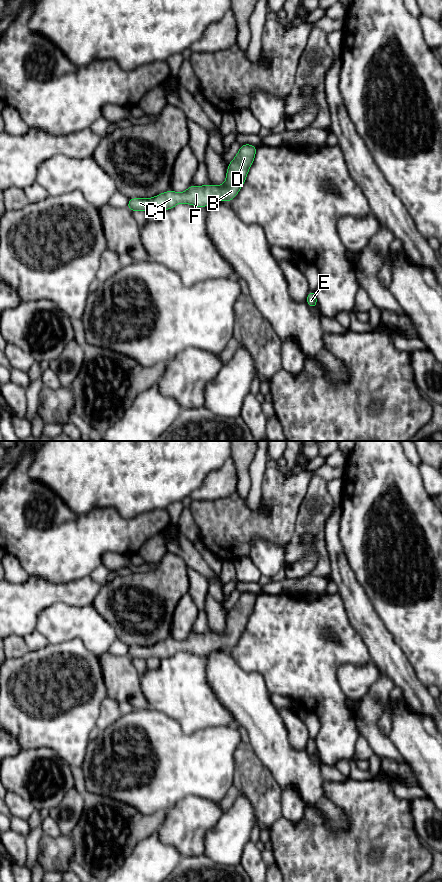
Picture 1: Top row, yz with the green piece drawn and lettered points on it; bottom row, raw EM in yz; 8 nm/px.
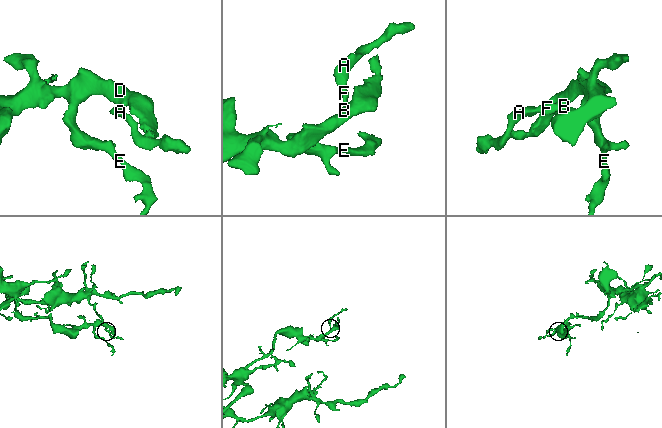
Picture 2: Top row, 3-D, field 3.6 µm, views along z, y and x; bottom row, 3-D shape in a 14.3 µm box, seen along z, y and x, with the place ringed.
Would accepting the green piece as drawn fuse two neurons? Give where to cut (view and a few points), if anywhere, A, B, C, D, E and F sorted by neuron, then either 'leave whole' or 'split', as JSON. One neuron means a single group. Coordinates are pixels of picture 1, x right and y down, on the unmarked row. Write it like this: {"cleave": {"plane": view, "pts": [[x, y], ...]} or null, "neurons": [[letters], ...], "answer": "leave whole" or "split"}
{"cleave": null, "neurons": [["A", "B", "C", "D", "E", "F"]], "answer": "leave whole"}

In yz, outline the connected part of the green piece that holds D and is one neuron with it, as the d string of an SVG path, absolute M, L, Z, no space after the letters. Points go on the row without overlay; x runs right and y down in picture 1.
M251 592L241 593L235 606L229 610L223 633L190 633L183 641L169 638L153 646L131 646L127 656L132 660L136 658L144 660L148 658L165 659L172 657L179 651L207 655L214 649L230 650L244 632L248 619L253 612L257 596Z

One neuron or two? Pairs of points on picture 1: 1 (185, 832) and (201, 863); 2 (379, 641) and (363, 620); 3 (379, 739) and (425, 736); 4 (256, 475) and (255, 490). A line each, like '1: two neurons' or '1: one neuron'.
1: two neurons
2: one neuron
3: two neurons
4: one neuron

